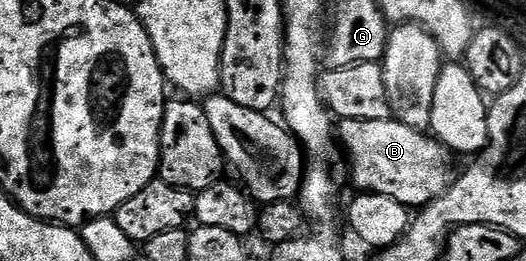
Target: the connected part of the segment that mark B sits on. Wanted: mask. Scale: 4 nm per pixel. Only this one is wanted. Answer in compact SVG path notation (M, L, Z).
M394 117L382 121L343 120L338 127L338 139L343 150L348 150L352 179L361 192L394 197L403 207L423 209L450 186L450 155L444 144L423 130L402 125Z

